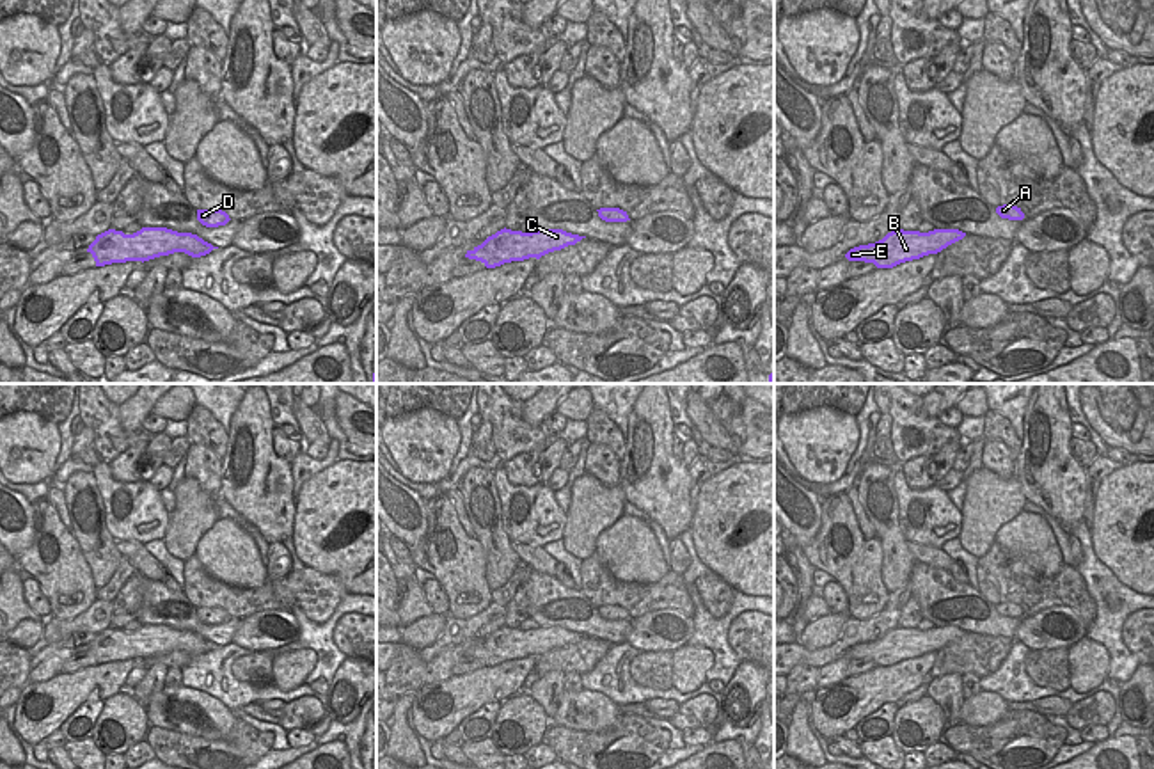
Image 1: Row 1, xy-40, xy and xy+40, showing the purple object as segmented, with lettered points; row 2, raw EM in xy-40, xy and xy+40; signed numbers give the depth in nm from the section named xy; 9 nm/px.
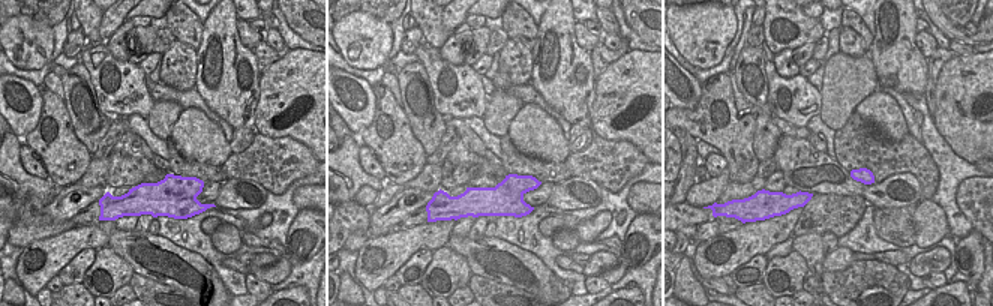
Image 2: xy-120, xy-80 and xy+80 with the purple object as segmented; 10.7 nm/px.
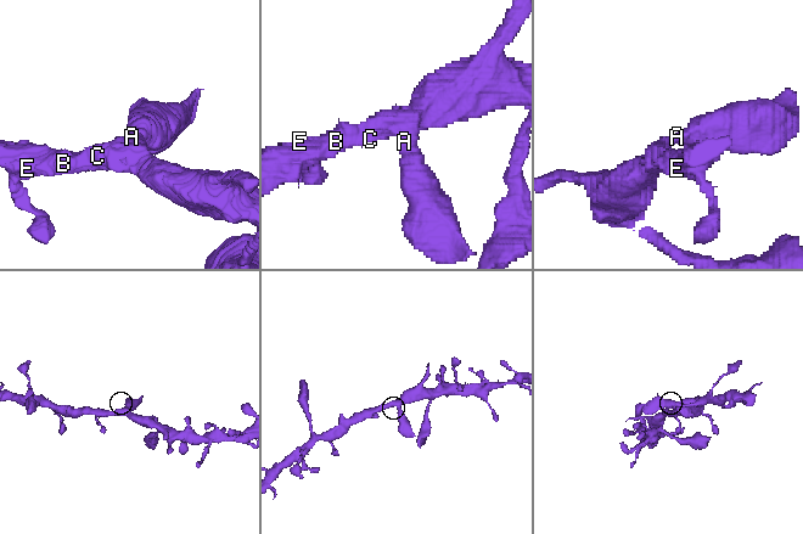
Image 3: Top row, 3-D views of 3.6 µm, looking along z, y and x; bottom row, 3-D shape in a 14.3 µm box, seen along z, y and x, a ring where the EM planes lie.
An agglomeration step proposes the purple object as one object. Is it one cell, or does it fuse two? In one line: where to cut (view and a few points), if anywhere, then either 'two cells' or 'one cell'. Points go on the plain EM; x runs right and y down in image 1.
no cut; one cell

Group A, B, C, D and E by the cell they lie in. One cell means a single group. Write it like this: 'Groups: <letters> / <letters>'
Groups: A B C D E.

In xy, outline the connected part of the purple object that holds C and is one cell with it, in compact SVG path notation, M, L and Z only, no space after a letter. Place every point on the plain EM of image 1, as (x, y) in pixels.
M501 627L488 634L481 643L467 648L465 655L481 659L486 666L495 666L511 659L524 659L575 643L586 634L572 632L563 627L538 627L531 630Z

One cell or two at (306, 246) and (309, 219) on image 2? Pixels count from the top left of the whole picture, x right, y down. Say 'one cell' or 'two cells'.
one cell

